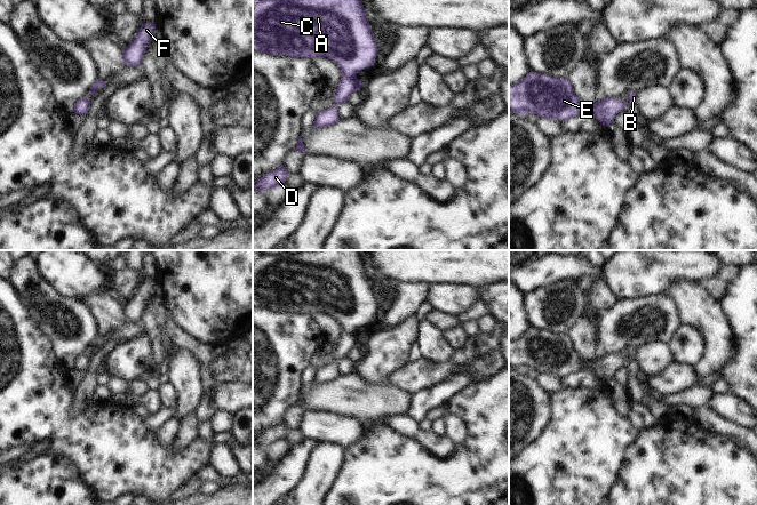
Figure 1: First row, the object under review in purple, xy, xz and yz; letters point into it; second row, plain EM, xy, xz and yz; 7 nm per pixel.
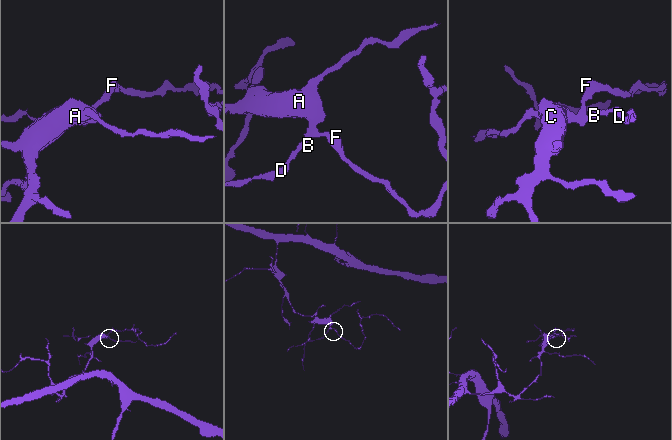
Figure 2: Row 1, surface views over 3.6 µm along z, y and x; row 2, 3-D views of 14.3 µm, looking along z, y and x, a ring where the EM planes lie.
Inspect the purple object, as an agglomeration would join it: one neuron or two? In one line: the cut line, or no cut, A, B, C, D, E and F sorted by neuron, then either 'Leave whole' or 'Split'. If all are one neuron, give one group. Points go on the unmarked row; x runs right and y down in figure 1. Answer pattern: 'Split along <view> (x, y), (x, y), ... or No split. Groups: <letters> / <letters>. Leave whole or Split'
No split. Groups: A B C D E F. Leave whole.

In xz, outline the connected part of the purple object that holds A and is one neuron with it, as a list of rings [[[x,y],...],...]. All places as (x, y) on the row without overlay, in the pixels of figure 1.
[[[303,250],[253,256],[253,307],[272,312],[327,313],[340,322],[342,334],[334,345],[336,359],[316,370],[312,386],[340,377],[337,362],[361,344],[357,330],[374,322],[378,304],[359,250]]]

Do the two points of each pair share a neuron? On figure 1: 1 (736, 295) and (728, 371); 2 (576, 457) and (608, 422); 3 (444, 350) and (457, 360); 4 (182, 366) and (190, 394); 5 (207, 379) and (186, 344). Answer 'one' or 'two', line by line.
1: one
2: one
3: two
4: one
5: one

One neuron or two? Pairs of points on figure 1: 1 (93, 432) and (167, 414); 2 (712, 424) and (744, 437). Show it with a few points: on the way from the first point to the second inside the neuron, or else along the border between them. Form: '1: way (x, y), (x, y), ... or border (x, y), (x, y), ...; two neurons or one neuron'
1: border (143, 421), (154, 432); two neurons
2: way (720, 425), (736, 433); one neuron

